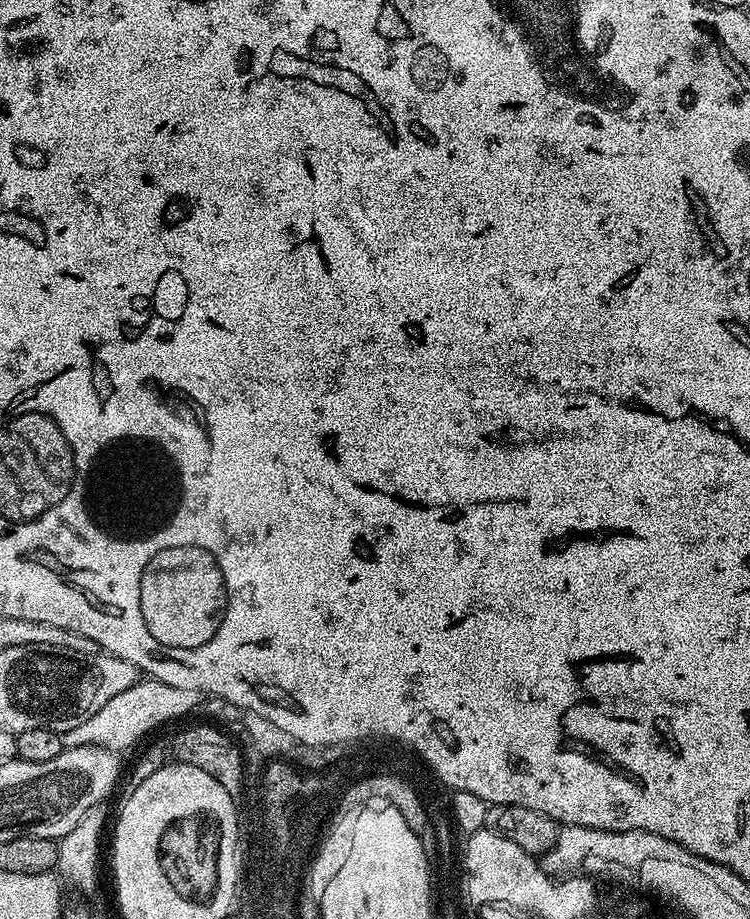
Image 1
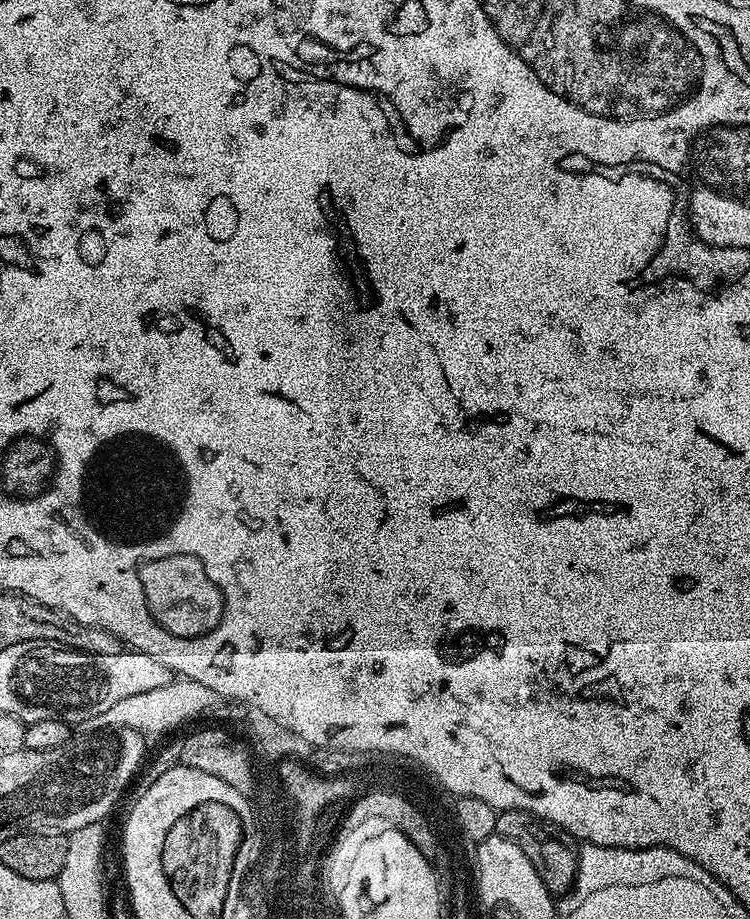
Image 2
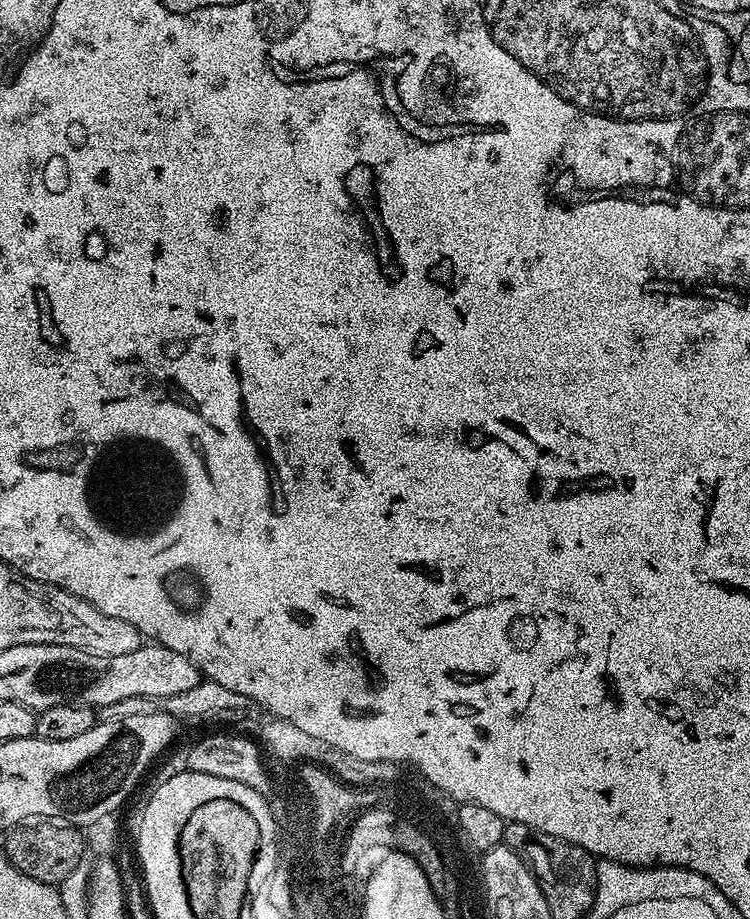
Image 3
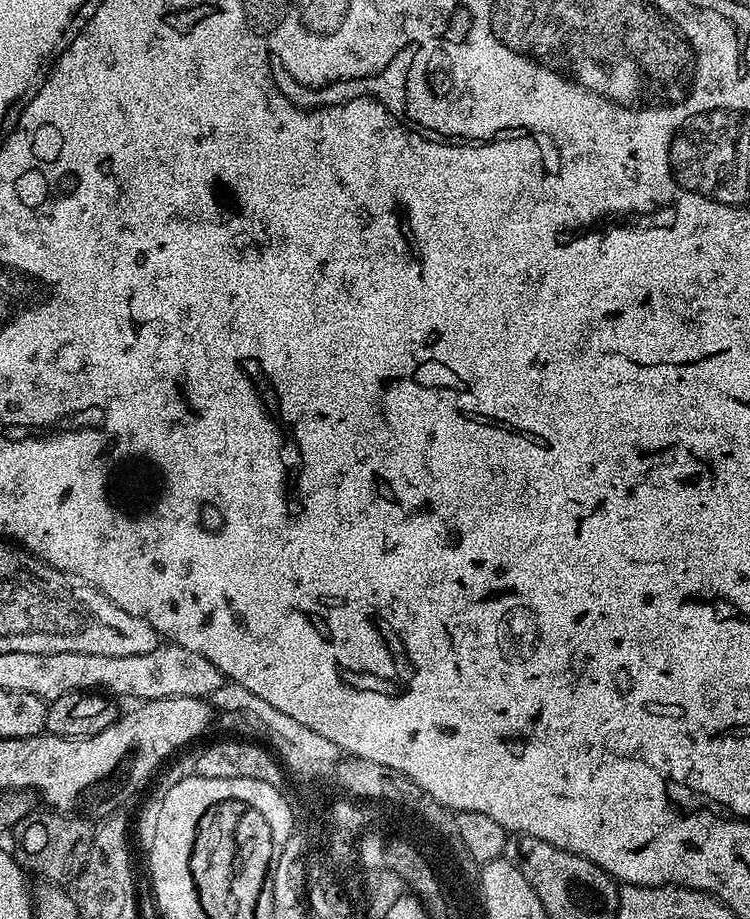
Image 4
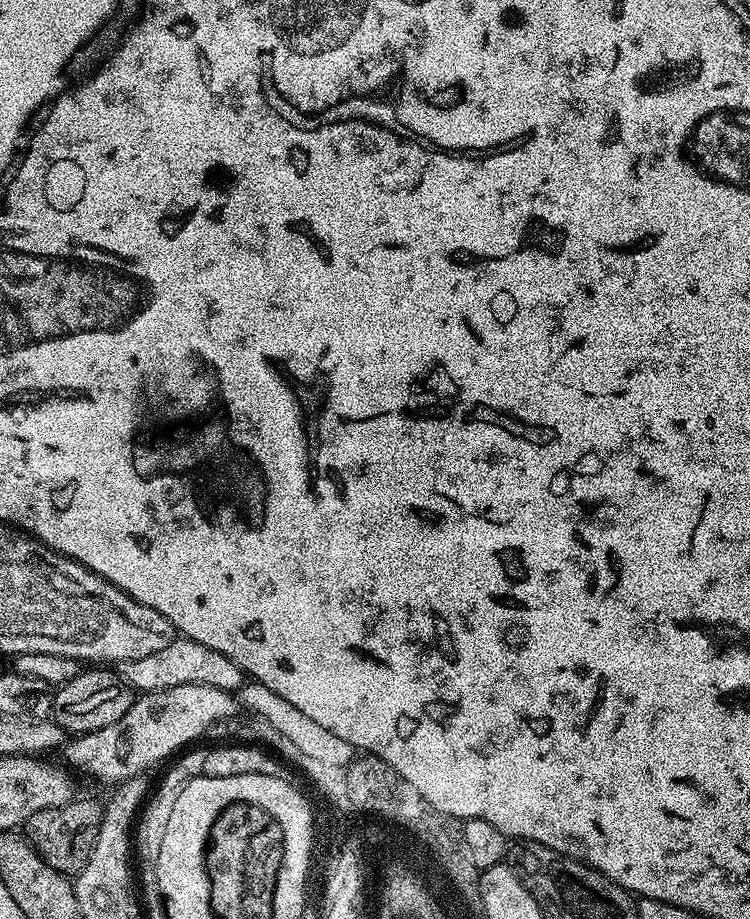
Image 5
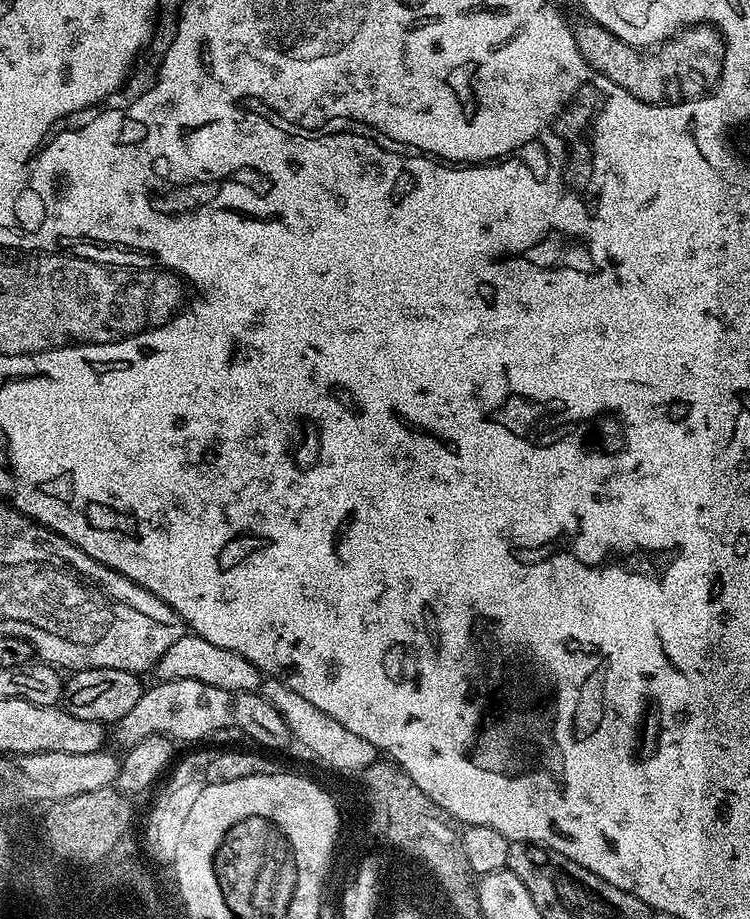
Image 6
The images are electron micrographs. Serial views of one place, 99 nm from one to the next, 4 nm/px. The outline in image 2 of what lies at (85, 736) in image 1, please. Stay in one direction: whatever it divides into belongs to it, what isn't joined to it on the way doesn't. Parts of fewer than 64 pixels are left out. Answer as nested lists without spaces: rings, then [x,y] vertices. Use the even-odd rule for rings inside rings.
[[[174,678],[171,683],[159,690],[149,690],[146,694],[133,694],[106,710],[106,714],[98,714],[94,724],[100,730],[115,730],[129,728],[143,732],[145,737],[158,738],[162,728],[169,728],[188,716],[195,716],[198,721],[211,710],[216,703],[221,703],[222,697],[210,686],[202,686],[202,682]]]

